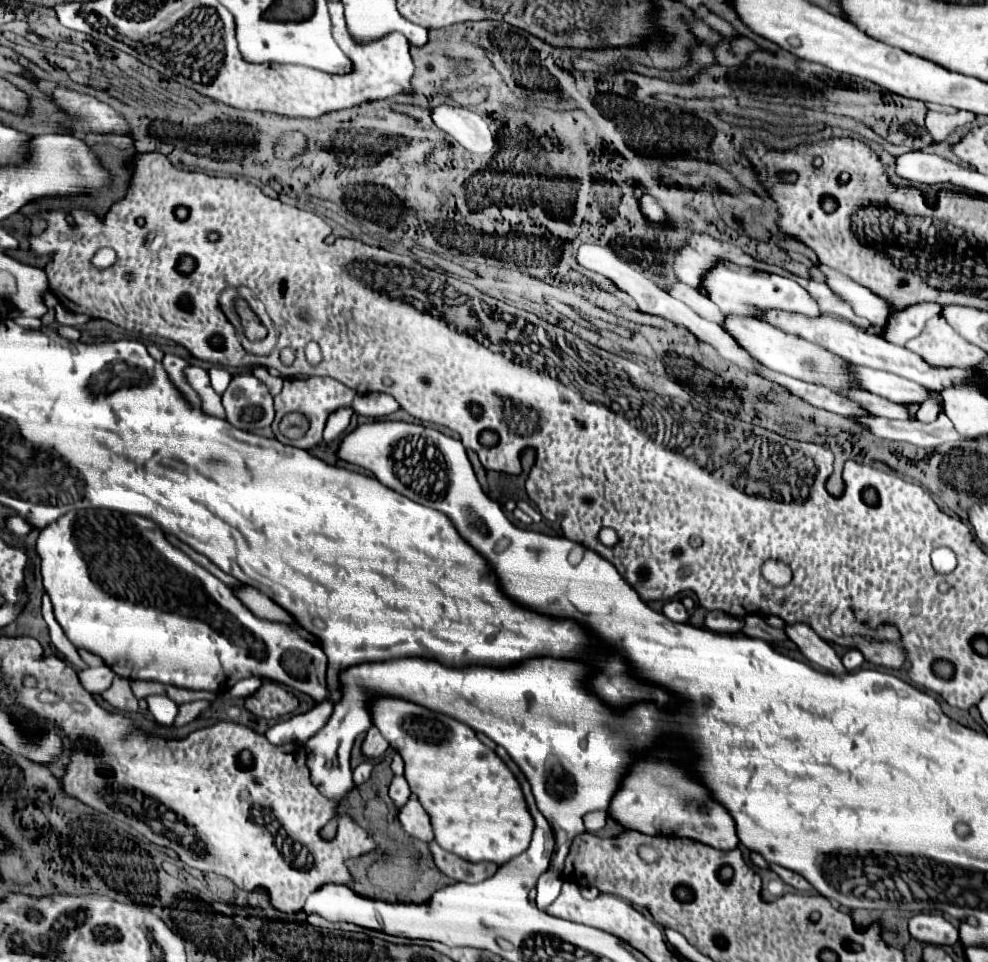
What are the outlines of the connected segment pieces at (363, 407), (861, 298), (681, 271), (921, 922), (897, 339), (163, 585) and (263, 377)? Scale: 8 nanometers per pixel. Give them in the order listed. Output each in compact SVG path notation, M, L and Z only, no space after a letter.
M368 393L368 395L356 395L352 409L358 415L378 419L378 417L386 417L394 413L396 409L400 409L400 403L386 393Z
M820 265L820 271L828 277L830 289L834 293L838 293L842 299L846 299L854 307L856 315L866 317L874 327L884 325L884 313L890 313L890 309L882 297L874 295L866 287L858 285L850 277L846 277L846 275L842 275L842 273L826 267L826 265Z
M692 235L688 239L688 245L678 253L674 271L680 281L684 281L686 285L704 293L702 275L706 275L706 271L710 267L714 267L714 263L720 263L720 261L730 261L730 263L738 263L742 267L750 267L750 269L758 269L758 271L766 271L766 273L778 273L778 275L796 279L796 275L792 275L780 267L756 261L750 255L744 255L740 247L712 239L710 235Z
M914 915L908 923L908 931L922 943L954 945L958 941L958 929L940 915Z
M936 303L915 304L900 311L892 311L882 331L882 337L888 343L904 347L906 341L922 332L928 319L940 314L941 311L942 307Z
M86 509L86 511L70 511L66 515L62 515L58 521L50 523L48 527L44 527L40 531L38 543L36 543L38 555L42 559L42 575L44 575L44 589L52 599L54 605L54 615L60 623L60 627L64 629L66 637L70 639L70 643L78 649L86 649L98 657L104 659L104 663L120 677L124 679L146 679L146 681L158 681L158 683L168 683L168 685L178 685L178 687L186 687L186 689L208 689L208 691L228 691L240 677L248 677L248 675L258 675L258 677L268 677L274 681L280 681L288 687L294 687L296 691L302 691L306 695L310 695L316 701L322 699L330 699L332 703L336 703L336 699L342 699L342 689L330 691L328 683L326 683L326 655L324 651L314 645L312 641L304 639L294 627L286 625L286 623L272 623L266 619L256 617L236 595L230 587L226 587L220 579L216 579L212 573L208 573L204 567L196 565L188 555L184 555L182 551L178 551L176 547L172 547L162 529L152 523L146 517L138 517L138 515L122 515L120 511L102 511L102 509Z
M256 367L254 371L252 371L266 387L268 387L268 391L270 391L270 395L278 395L280 393L280 389L282 389L282 377L272 377L264 367Z

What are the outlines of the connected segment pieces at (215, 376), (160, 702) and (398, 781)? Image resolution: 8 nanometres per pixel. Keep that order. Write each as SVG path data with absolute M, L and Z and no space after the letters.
M212 367L208 373L210 373L210 383L212 383L214 391L216 391L218 395L222 395L222 393L226 391L230 379L232 379L230 373L228 373L224 367Z
M150 695L146 697L146 701L156 723L166 725L166 727L174 725L174 719L178 715L178 705L168 695Z
M394 777L392 779L392 785L390 785L390 799L398 807L402 807L408 801L408 797L410 797L410 787L408 787L406 779L404 777Z

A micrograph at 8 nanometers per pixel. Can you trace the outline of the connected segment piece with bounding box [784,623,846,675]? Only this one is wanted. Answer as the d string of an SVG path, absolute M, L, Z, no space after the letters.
M794 623L794 625L784 625L784 633L788 635L788 639L792 639L798 649L802 651L802 655L816 663L818 667L824 667L824 671L832 673L832 675L842 675L846 673L840 657L836 655L836 651L830 647L828 641L824 641L812 627L808 627L806 623Z

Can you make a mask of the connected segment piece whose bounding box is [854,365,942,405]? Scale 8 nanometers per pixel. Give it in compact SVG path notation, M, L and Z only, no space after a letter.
M854 365L854 375L858 375L858 381L870 393L876 393L876 395L886 397L900 405L920 405L932 397L936 397L938 403L942 403L940 393L934 393L914 381L908 381L904 377L898 377L898 375L892 375L886 371L876 371L876 369Z

